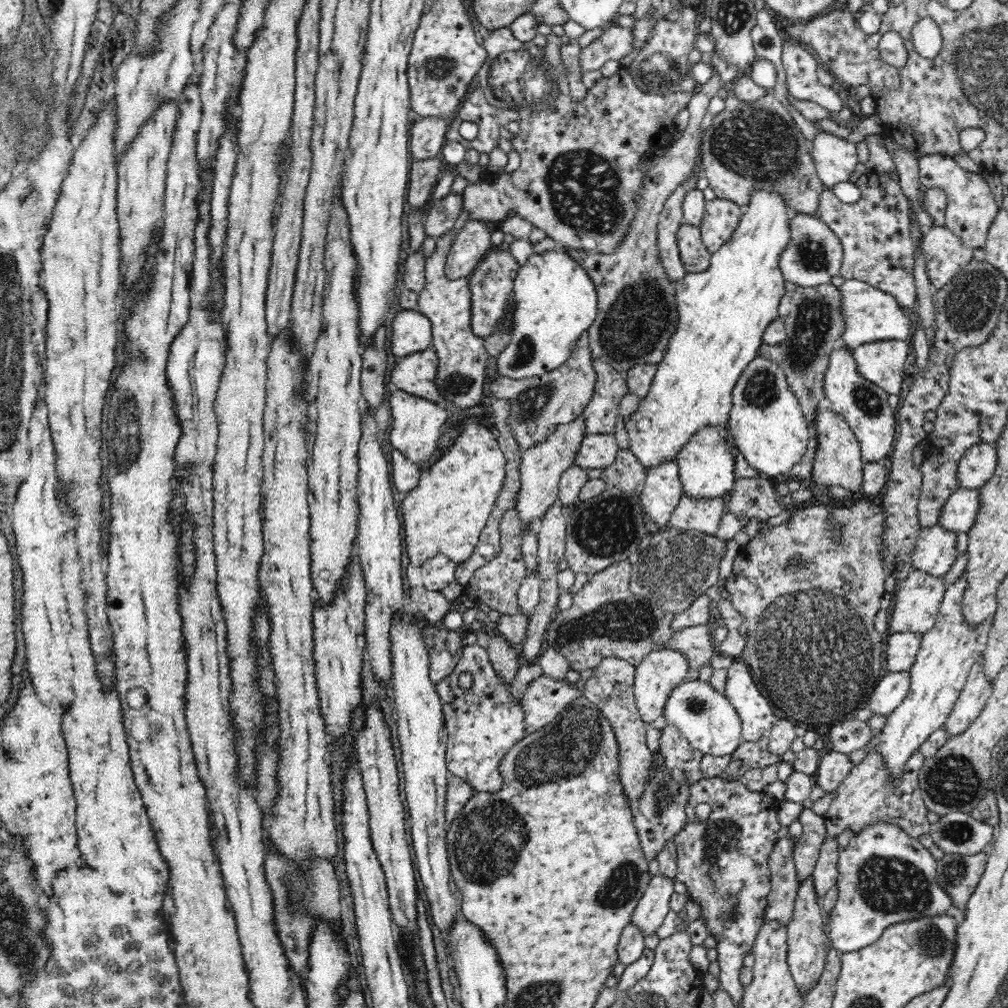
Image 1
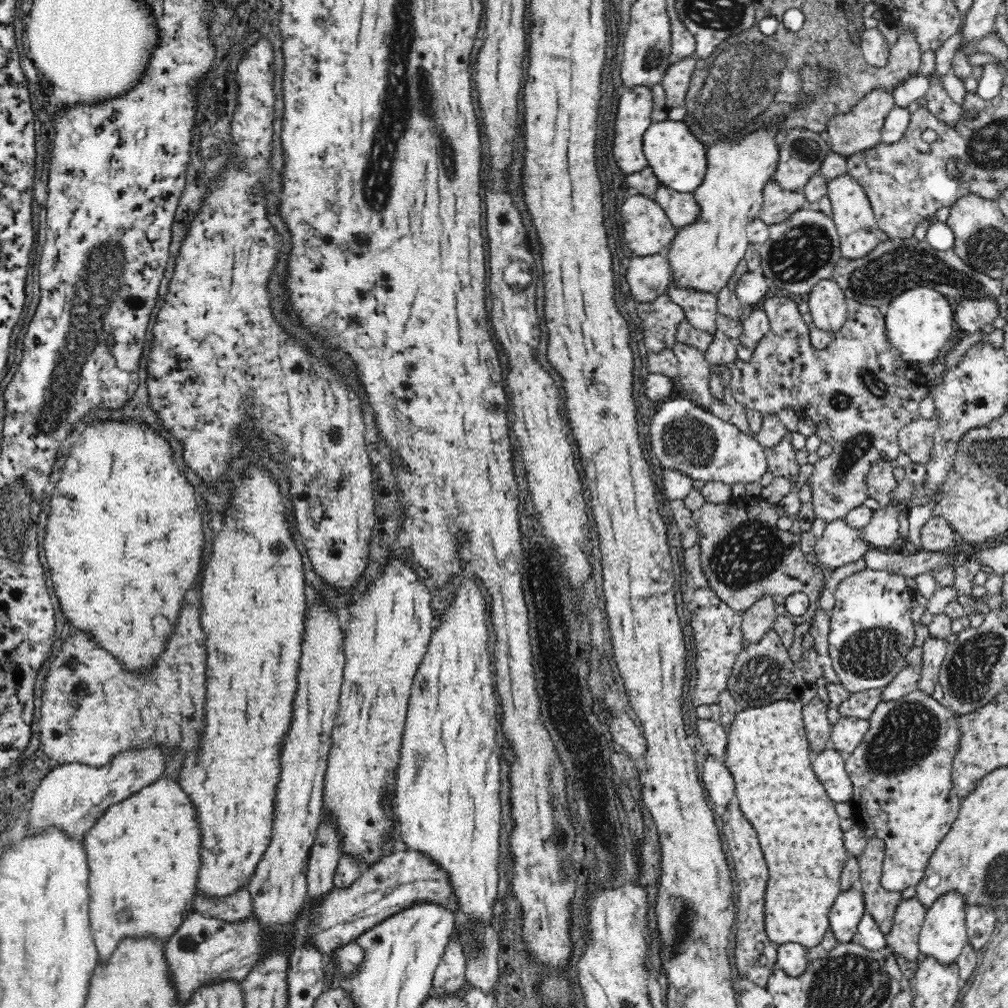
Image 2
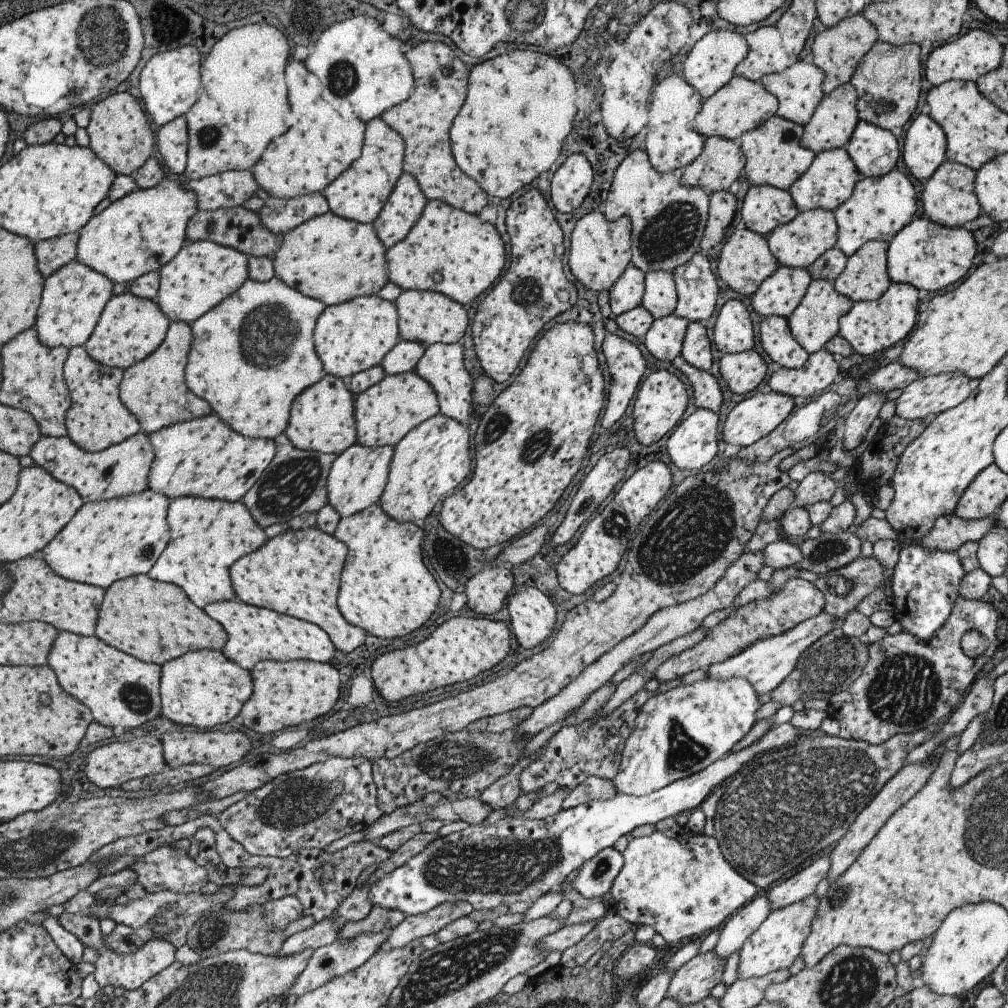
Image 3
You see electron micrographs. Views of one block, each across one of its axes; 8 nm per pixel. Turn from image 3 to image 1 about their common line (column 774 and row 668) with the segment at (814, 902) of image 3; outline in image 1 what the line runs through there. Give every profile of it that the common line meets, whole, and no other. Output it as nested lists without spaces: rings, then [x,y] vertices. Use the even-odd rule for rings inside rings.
[[[965,571],[944,593],[934,626],[923,634],[916,660],[910,667],[910,690],[904,701],[889,715],[881,732],[873,734],[869,744],[858,752],[848,754],[852,765],[861,764],[871,751],[876,751],[886,763],[886,770],[893,784],[902,778],[906,762],[920,749],[932,732],[943,726],[956,704],[971,668],[983,656],[989,639],[992,618],[978,626],[970,626],[962,616],[962,597],[966,588]]]

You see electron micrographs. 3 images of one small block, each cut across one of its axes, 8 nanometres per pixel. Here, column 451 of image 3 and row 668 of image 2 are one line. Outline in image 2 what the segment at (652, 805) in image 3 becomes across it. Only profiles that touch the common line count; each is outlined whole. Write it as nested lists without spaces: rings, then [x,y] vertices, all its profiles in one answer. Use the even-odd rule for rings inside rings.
[[[868,567],[838,585],[829,616],[829,656],[840,684],[851,694],[883,689],[904,668],[916,636],[911,613],[915,593],[903,574]]]

